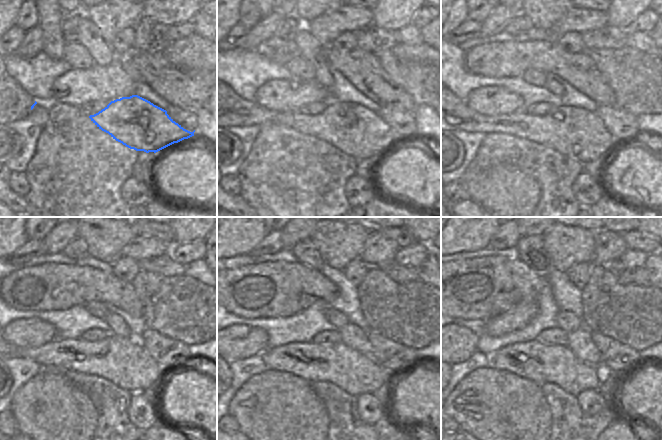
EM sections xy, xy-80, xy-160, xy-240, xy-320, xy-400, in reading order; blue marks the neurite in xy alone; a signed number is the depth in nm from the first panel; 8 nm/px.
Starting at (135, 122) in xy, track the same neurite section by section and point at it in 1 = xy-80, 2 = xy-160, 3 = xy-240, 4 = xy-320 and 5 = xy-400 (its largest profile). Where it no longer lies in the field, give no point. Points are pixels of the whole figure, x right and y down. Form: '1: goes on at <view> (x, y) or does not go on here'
1: goes on at xy-80 (357, 131)
2: goes on at xy-160 (576, 133)
3: goes on at xy-240 (123, 361)
4: goes on at xy-320 (356, 373)
5: goes on at xy-400 (541, 363)

